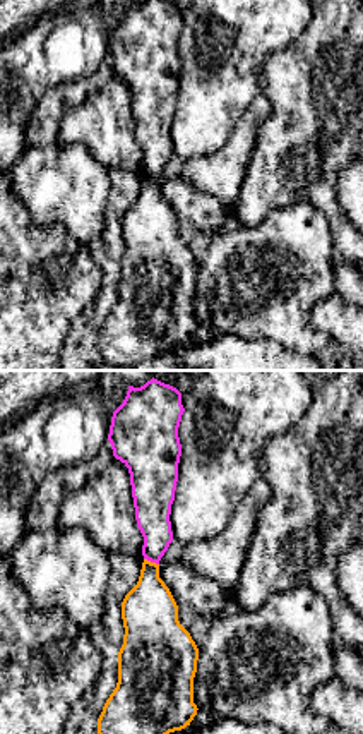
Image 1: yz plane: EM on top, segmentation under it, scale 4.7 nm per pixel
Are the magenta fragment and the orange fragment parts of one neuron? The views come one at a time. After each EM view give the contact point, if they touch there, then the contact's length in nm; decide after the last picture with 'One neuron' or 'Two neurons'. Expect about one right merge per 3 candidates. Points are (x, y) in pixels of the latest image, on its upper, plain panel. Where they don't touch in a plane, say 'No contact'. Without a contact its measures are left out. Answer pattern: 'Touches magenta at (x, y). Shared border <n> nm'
Touches magenta at (151, 177). Shared border 80 nm

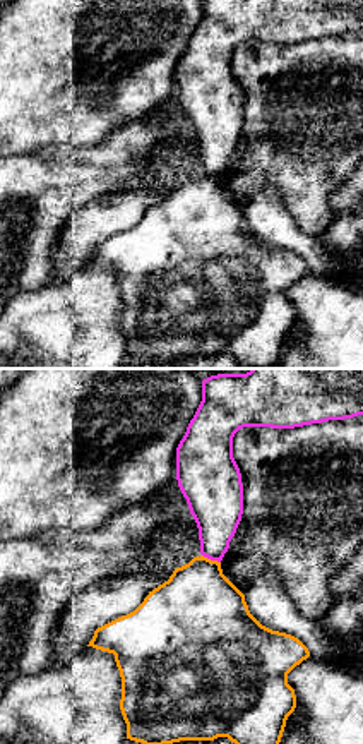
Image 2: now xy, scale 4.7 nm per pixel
Touches magenta at (211, 175). Shared border 100 nm

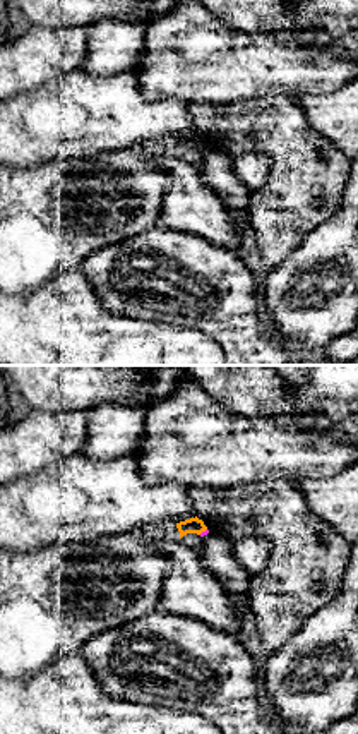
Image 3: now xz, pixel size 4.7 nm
Touches magenta at (202, 148). Shared border 50 nm

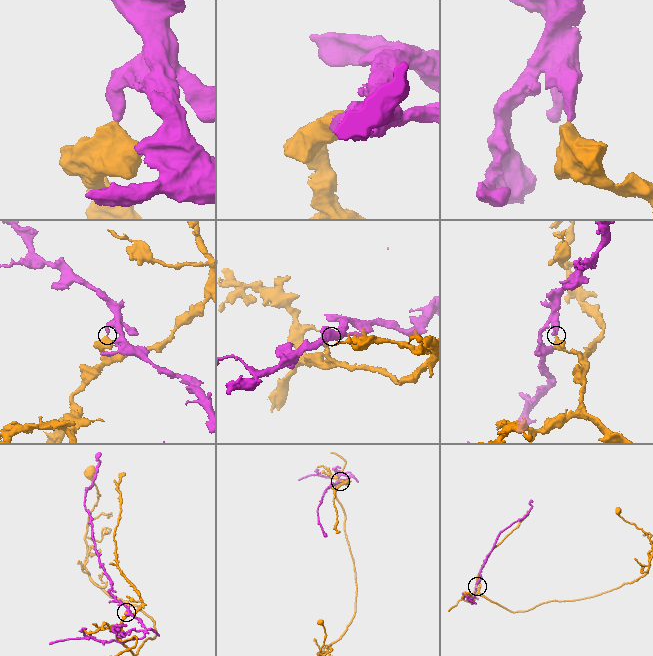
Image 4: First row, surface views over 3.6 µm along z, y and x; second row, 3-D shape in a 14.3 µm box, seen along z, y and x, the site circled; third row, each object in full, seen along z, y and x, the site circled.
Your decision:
Two neurons

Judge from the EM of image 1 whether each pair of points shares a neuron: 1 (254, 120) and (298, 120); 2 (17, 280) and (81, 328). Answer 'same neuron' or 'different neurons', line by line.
1: different neurons
2: different neurons

